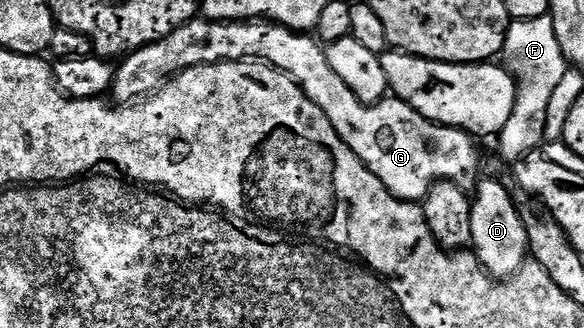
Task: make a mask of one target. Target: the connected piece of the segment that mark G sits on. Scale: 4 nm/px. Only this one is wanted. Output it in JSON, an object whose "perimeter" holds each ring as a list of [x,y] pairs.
{"perimeter":[[[197,18],[186,22],[178,26],[178,30],[174,30],[166,38],[137,48],[135,52],[127,53],[119,61],[120,68],[118,64],[115,69],[110,96],[113,96],[111,99],[117,105],[134,104],[151,96],[172,77],[186,71],[187,68],[197,68],[203,64],[225,64],[228,60],[267,62],[279,72],[285,72],[306,94],[306,98],[310,98],[310,102],[318,105],[322,114],[330,118],[330,126],[334,126],[338,138],[342,138],[342,142],[350,146],[352,153],[380,179],[382,186],[386,186],[386,190],[390,190],[390,194],[400,200],[423,201],[429,188],[437,184],[439,180],[453,180],[457,186],[468,190],[481,179],[477,141],[467,132],[463,132],[460,128],[447,128],[445,124],[435,124],[432,120],[422,118],[422,114],[415,112],[405,100],[385,98],[379,100],[377,104],[363,104],[354,94],[354,90],[350,90],[350,86],[346,86],[346,82],[342,82],[338,74],[334,74],[334,69],[328,61],[327,51],[311,35],[294,32],[290,28],[283,28],[280,24],[207,18]]]}

